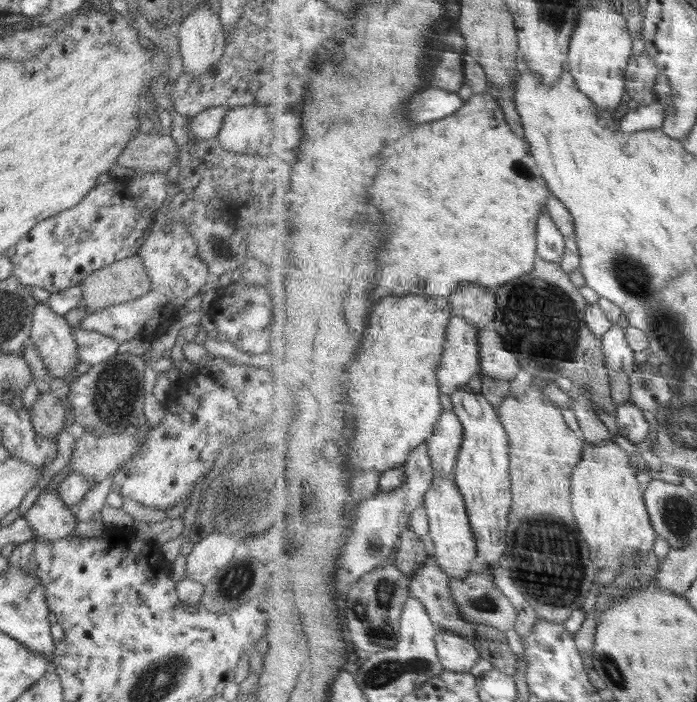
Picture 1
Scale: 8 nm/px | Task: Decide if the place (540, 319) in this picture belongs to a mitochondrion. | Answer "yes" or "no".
yes

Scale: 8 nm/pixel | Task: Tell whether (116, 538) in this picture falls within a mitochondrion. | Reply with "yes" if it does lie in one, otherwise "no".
no

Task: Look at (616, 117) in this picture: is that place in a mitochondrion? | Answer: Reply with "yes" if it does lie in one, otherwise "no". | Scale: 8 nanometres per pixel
no

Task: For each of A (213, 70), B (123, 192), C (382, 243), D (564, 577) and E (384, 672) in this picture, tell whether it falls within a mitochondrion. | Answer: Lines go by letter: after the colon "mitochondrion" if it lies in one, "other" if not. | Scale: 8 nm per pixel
A: other
B: other
C: other
D: mitochondrion
E: mitochondrion

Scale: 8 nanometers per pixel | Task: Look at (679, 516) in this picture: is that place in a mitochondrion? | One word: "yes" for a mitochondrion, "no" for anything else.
yes

